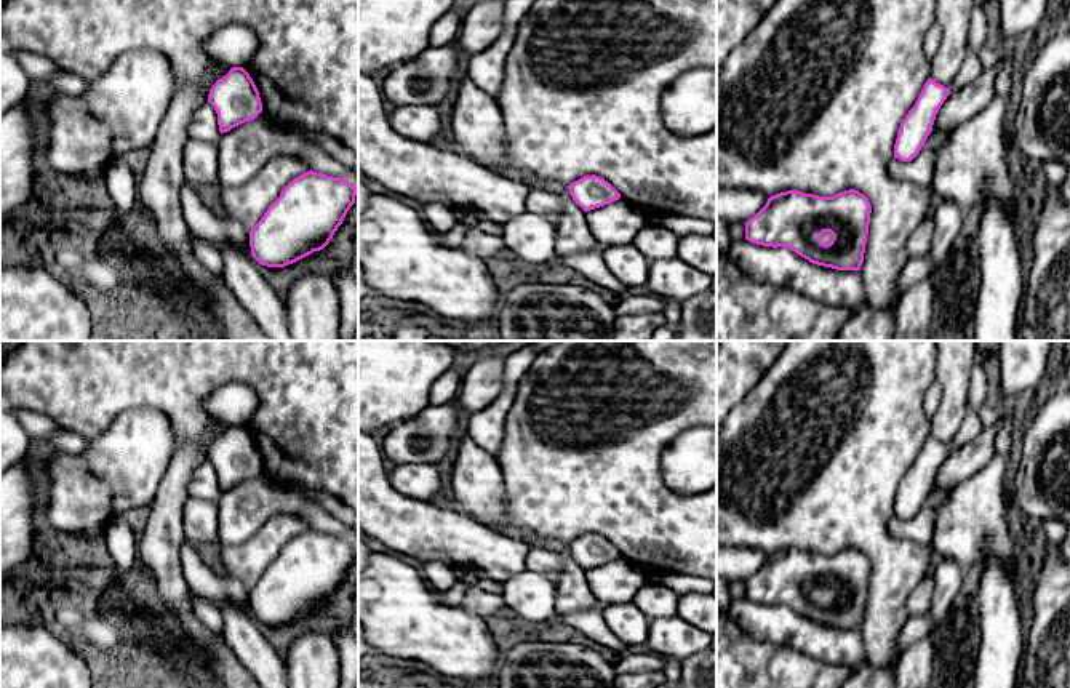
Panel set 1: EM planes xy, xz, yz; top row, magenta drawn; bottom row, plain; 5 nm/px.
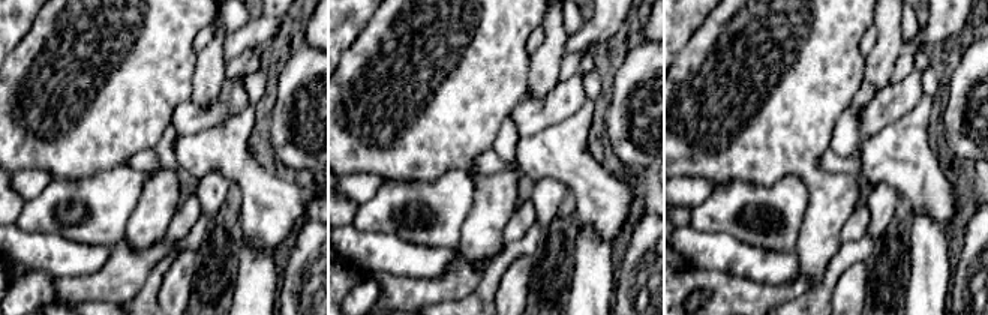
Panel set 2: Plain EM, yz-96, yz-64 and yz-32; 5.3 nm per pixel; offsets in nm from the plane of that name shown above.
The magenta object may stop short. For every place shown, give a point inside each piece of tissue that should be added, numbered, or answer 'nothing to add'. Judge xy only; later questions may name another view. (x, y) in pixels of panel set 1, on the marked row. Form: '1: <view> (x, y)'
nothing to add

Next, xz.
nothing to add

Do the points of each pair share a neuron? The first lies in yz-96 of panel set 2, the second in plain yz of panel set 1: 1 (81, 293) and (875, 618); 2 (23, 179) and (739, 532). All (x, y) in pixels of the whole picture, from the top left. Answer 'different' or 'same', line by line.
1: different
2: different

